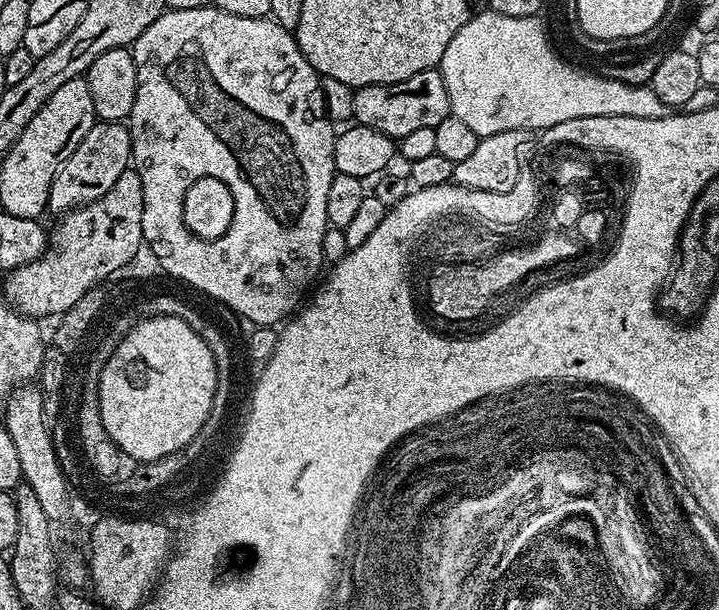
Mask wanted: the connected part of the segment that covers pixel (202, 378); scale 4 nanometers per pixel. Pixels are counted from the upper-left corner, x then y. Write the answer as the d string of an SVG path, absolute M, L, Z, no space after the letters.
M154 316L148 319L141 319L139 323L134 325L130 332L126 334L121 345L114 350L113 356L103 363L99 384L97 386L100 409L102 410L102 426L106 426L110 438L114 438L116 445L126 454L130 454L130 458L134 458L140 464L148 464L151 460L157 460L158 458L166 458L166 454L174 454L192 443L194 436L202 430L203 424L211 413L215 386L216 359L214 358L214 354L210 350L210 346L206 346L206 342L185 320L176 316Z

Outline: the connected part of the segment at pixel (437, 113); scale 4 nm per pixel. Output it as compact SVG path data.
M431 68L422 70L422 74L414 74L414 78L406 78L402 82L355 89L352 120L362 126L370 126L370 130L378 130L387 136L399 138L411 134L414 130L436 128L442 118L450 115L451 110L450 94L446 94L446 82L439 70Z

